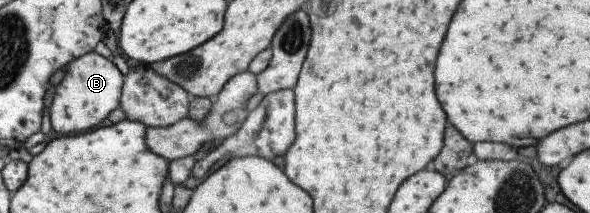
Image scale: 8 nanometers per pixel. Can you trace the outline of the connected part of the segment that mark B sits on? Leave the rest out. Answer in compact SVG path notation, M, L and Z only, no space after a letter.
M95 50L72 59L65 66L61 81L54 85L54 95L49 107L50 127L59 135L77 135L97 127L118 107L123 75L113 63Z

